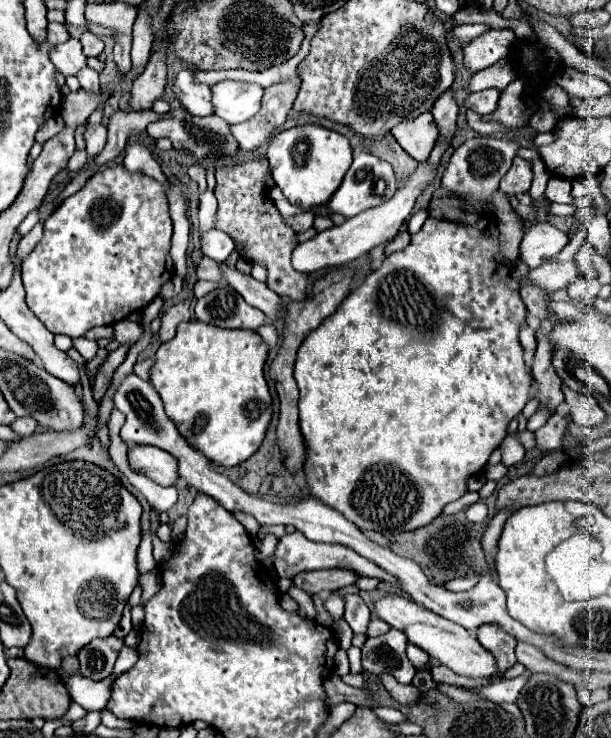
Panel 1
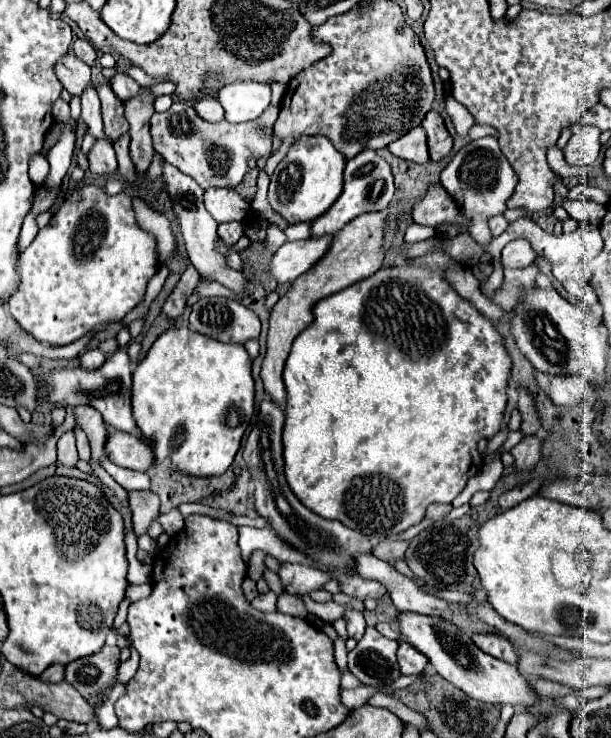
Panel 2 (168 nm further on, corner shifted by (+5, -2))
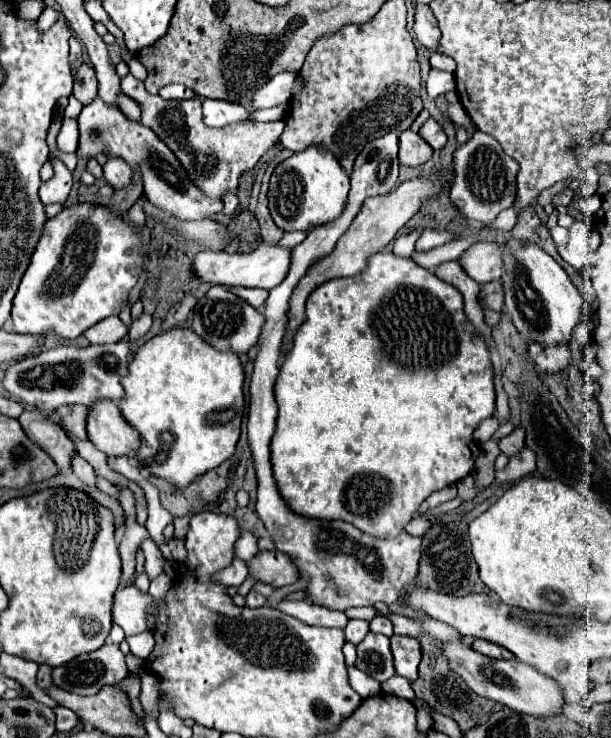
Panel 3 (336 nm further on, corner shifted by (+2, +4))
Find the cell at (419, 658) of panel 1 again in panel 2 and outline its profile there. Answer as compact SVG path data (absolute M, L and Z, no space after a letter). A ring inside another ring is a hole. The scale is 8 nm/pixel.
M401 640L397 648L397 662L399 662L403 676L417 676L423 672L427 658L419 650L415 650L409 642Z

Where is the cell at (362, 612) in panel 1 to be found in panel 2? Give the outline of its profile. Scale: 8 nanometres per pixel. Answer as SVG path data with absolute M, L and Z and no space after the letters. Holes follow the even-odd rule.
M347 610L345 612L345 620L347 620L349 638L361 640L361 636L365 634L365 618L363 618L363 614L357 612L357 610Z

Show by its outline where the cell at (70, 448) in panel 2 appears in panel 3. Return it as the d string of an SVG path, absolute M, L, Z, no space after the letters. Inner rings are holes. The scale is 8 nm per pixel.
M74 454L74 466L72 466L72 470L74 470L74 474L76 474L82 482L86 482L88 486L94 486L94 484L96 484L94 468L92 468L92 466L82 458L82 456Z

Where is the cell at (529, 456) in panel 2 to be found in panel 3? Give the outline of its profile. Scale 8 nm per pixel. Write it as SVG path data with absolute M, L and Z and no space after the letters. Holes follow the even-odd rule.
M522 448L518 454L510 456L510 462L504 470L496 472L496 482L504 484L504 482L520 480L522 476L526 476L534 470L536 470L536 454L530 448Z

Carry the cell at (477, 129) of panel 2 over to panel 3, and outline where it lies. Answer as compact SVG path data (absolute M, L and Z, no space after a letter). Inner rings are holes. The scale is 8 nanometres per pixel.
M458 102L458 104L450 104L450 106L448 106L448 116L452 118L452 122L454 122L454 124L464 126L464 128L470 128L470 130L476 130L476 126L474 126L472 118L466 114L466 110L462 108L462 104L460 104L460 102Z

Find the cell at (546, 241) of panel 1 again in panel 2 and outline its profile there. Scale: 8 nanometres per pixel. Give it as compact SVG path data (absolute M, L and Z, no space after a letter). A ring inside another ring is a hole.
M527 240L509 242L501 250L503 268L525 268L533 262L535 262L535 250L531 248L531 244L527 244Z

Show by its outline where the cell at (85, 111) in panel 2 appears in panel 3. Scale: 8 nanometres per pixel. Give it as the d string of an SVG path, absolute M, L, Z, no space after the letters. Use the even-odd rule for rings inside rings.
M94 98L90 104L82 108L78 116L78 124L80 124L80 146L76 152L78 156L94 158L98 152L120 156L132 168L134 166L140 168L142 180L144 180L144 194L154 206L166 210L180 222L192 222L192 220L218 222L216 214L224 210L222 200L206 198L206 194L202 194L202 190L198 190L198 186L190 182L178 158L168 150L168 146L150 128L142 126L140 122L126 120L126 116L118 108L104 104L100 98Z

